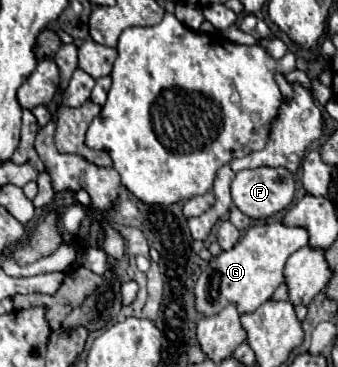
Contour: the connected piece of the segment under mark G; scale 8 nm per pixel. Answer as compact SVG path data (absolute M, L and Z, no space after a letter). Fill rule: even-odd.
M282 220L250 226L232 250L223 251L216 256L216 260L212 258L206 270L200 274L194 286L196 310L210 316L222 310L226 302L234 302L242 314L254 312L262 302L272 298L274 290L284 282L284 266L288 258L306 244L308 232L300 226L288 226Z

